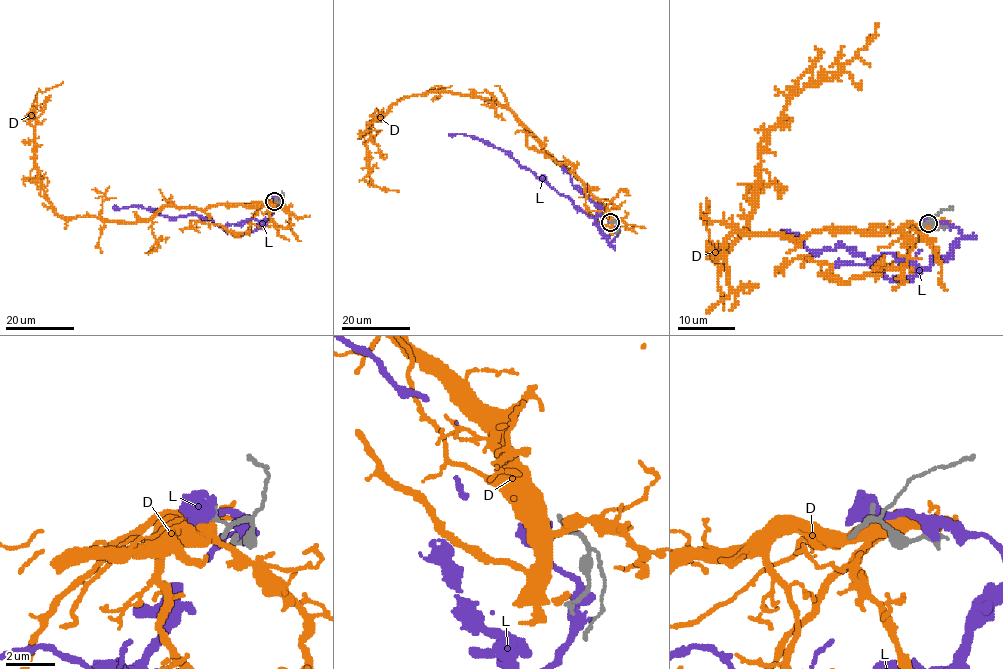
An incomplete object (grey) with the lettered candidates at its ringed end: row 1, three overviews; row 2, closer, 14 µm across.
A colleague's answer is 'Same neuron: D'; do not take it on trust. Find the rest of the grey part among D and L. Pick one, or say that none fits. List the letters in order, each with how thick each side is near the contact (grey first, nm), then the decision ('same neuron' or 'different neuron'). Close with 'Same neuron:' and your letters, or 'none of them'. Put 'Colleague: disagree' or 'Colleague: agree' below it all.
D: calibres 100 and 480 nm; same neuron
L: calibres 120 and 550 nm; different neuron
Same neuron: D
Colleague: agree

